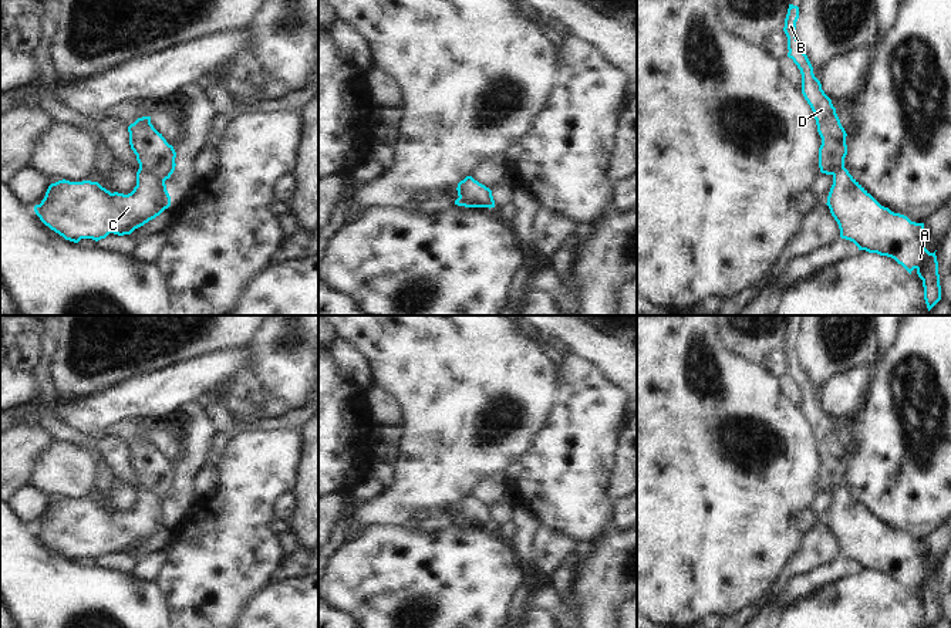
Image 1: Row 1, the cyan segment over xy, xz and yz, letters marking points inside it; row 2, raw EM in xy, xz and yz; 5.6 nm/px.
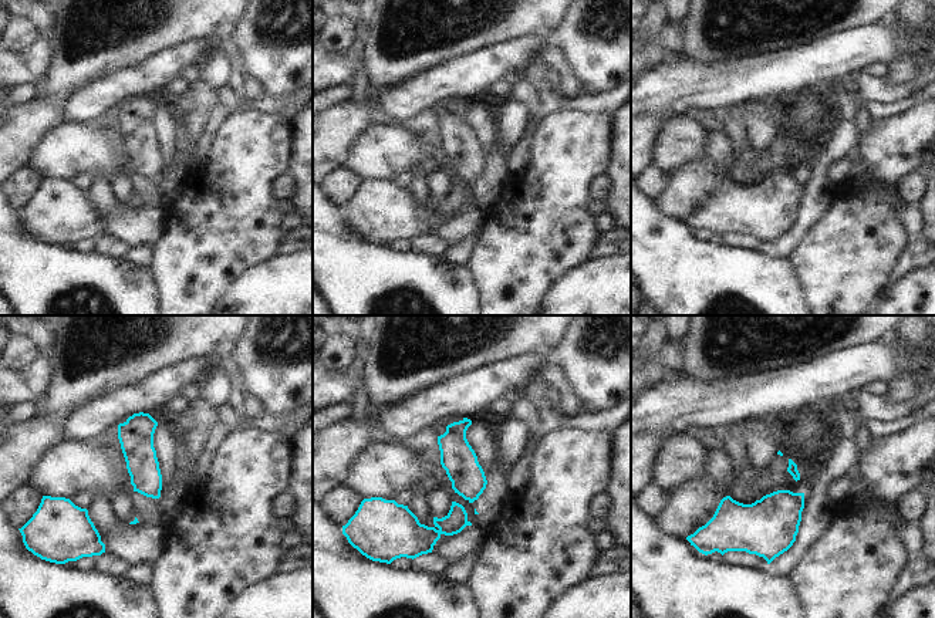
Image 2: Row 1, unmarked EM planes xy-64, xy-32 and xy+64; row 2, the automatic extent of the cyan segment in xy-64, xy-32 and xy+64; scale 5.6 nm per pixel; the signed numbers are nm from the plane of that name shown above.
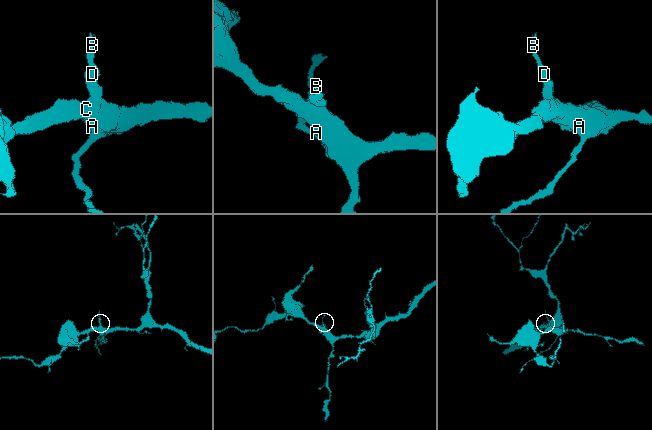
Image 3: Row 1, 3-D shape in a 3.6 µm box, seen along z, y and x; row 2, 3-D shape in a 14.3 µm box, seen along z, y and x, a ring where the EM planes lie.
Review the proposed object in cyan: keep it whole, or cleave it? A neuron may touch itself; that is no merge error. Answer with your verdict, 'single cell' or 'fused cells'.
fused cells

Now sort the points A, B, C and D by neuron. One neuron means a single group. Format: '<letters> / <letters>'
A C / B D

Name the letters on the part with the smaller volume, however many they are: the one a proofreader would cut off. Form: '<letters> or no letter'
B, D

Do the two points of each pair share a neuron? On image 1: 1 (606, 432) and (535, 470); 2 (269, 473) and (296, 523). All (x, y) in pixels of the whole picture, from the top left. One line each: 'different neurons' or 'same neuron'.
1: same neuron
2: different neurons

